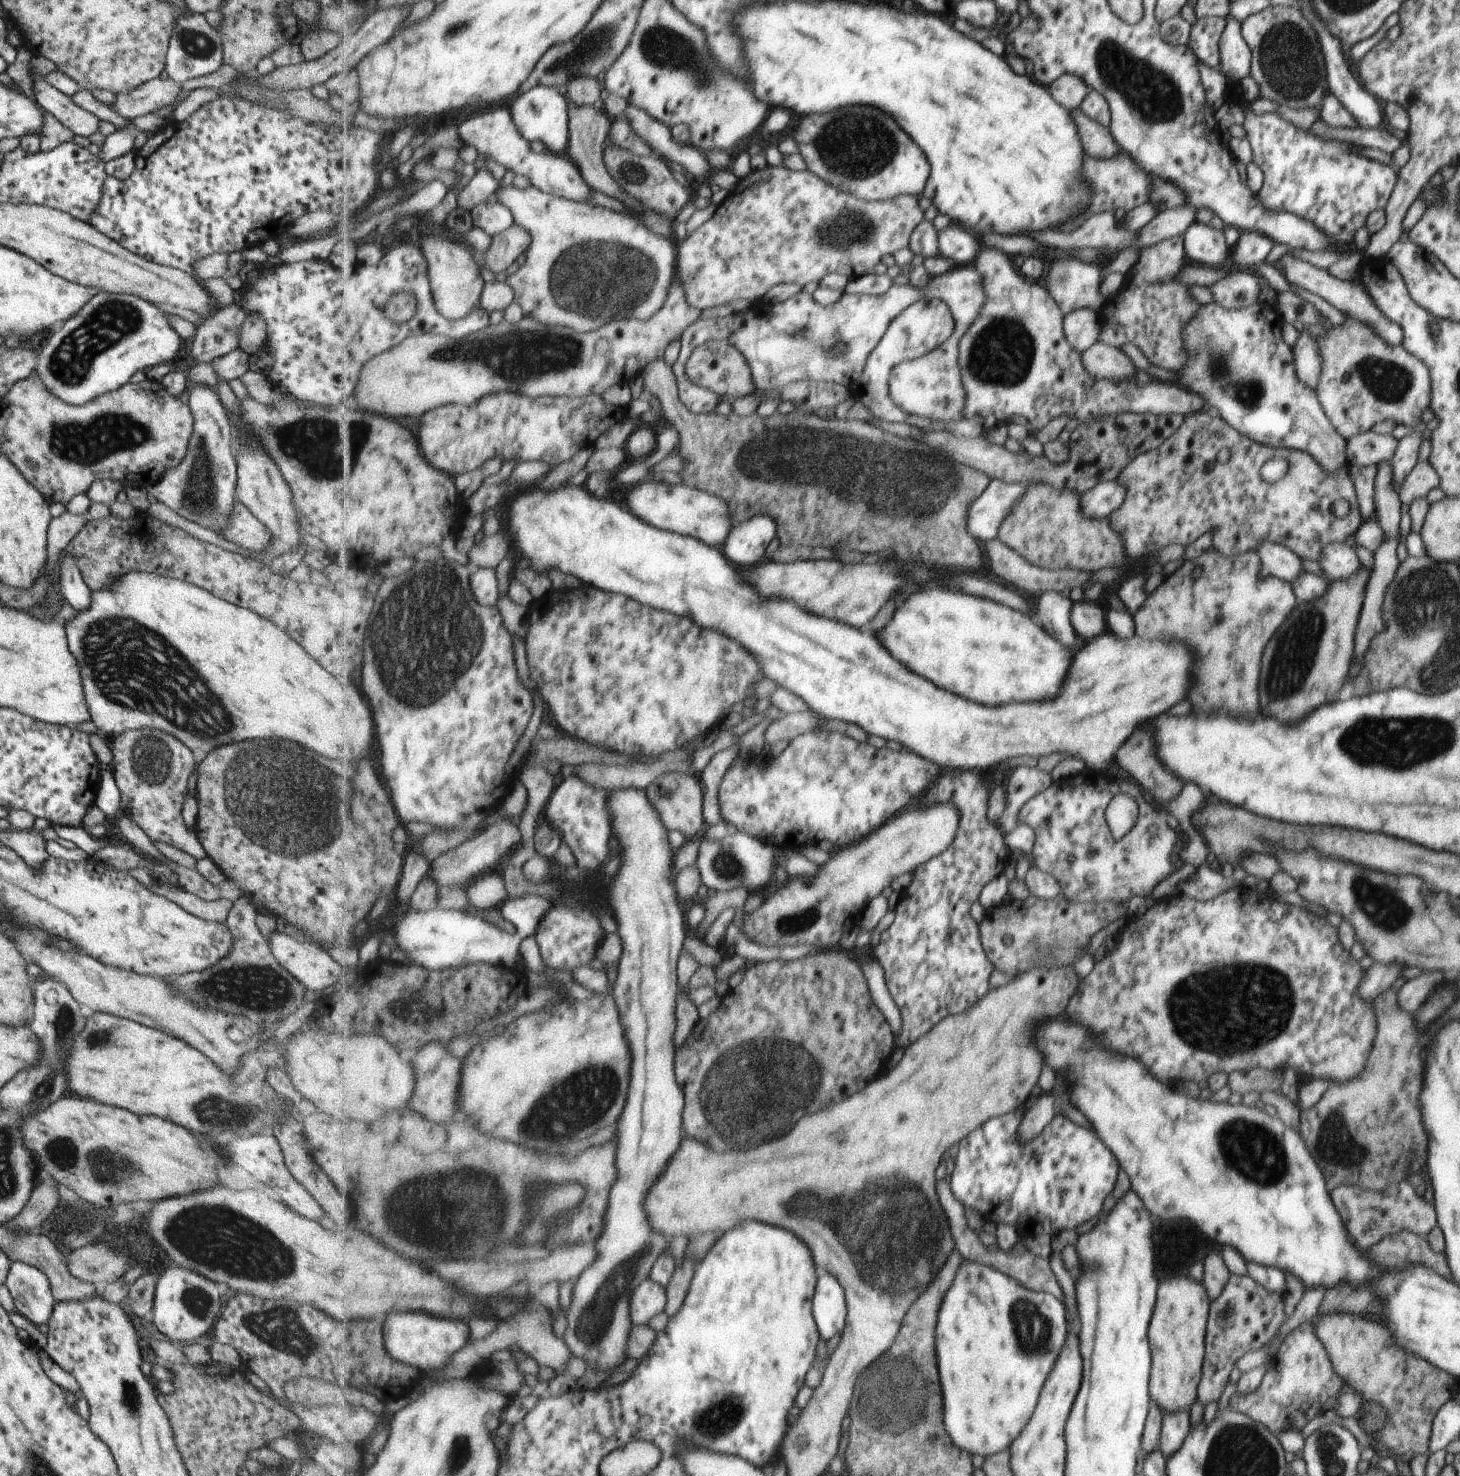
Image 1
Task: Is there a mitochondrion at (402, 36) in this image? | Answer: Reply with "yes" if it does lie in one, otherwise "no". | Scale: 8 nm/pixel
no

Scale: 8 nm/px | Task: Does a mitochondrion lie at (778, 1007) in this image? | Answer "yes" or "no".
no

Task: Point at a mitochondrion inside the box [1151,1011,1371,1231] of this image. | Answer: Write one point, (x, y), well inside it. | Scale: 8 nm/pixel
(1257, 1154)

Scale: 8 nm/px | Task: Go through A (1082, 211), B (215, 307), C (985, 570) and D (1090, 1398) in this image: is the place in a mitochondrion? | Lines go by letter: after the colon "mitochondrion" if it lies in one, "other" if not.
A: other
B: other
C: other
D: other

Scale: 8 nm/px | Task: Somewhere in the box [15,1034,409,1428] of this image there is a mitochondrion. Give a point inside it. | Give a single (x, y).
(214, 1237)

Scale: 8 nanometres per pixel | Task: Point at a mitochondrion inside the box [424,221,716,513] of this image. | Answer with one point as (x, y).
(592, 276)

